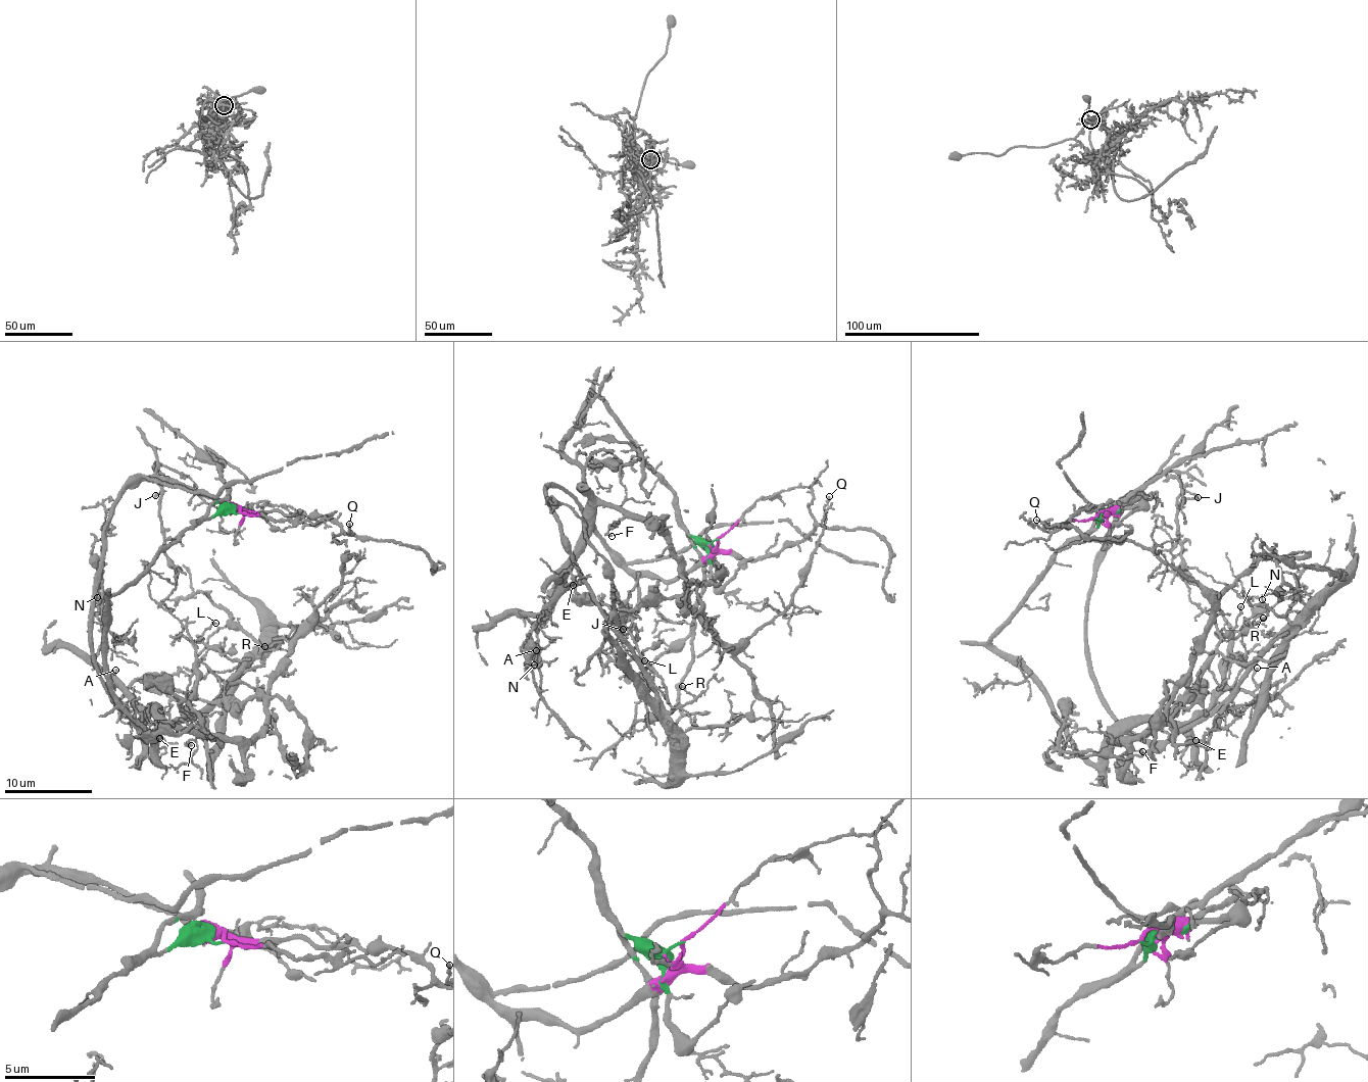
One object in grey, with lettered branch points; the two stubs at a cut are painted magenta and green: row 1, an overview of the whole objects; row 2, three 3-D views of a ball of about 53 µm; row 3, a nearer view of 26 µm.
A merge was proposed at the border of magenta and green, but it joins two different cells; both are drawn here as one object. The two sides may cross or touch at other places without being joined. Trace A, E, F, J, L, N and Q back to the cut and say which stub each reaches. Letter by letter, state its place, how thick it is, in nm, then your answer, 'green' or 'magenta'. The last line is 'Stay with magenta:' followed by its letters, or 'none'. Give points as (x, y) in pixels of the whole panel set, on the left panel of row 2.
A: (115, 670) | 140 nm | green
E: (159, 738) | 80 nm | green
F: (191, 745) | 190 nm | green
J: (155, 495) | 130 nm | magenta
L: (215, 623) | 140 nm | green
N: (97, 597) | 140 nm | green
Q: (349, 524) | 150 nm | magenta
Stay with magenta: J, Q

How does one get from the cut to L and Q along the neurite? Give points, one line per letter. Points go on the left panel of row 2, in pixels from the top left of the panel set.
L: (240, 512), (195, 521), (108, 595), (107, 687), (154, 741), (156, 719), (183, 715), (194, 641), (216, 623)
Q: (240, 512), (240, 507), (332, 519), (352, 535), (348, 531), (348, 523)

